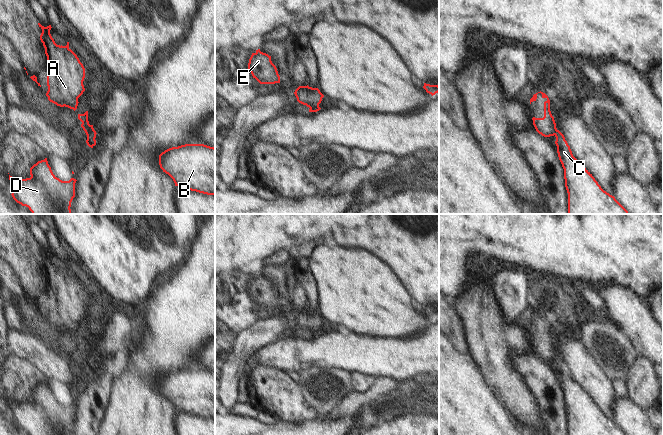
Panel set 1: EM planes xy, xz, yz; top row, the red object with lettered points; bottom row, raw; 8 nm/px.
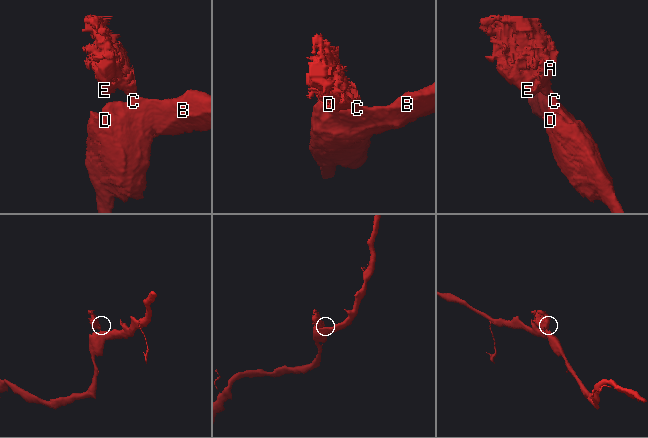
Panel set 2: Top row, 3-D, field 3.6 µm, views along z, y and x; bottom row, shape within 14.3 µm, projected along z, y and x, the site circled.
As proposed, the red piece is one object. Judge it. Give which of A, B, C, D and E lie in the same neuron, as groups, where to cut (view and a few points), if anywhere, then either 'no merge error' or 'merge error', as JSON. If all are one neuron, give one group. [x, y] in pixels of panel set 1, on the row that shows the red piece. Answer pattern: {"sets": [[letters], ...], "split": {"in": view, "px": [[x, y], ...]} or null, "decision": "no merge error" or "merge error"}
{"sets": [["A", "E"], ["B", "C", "D"]], "split": {"in": "xy", "px": [[93, 129], [86, 134]]}, "decision": "merge error"}

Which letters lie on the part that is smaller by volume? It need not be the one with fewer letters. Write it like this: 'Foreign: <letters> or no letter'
Foreign: A, E

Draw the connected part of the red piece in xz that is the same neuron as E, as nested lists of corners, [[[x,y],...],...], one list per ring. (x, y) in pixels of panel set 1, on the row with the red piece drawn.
[[[260,49],[252,53],[248,70],[260,84],[280,83],[280,76],[276,66],[271,61],[271,56],[261,52]]]

